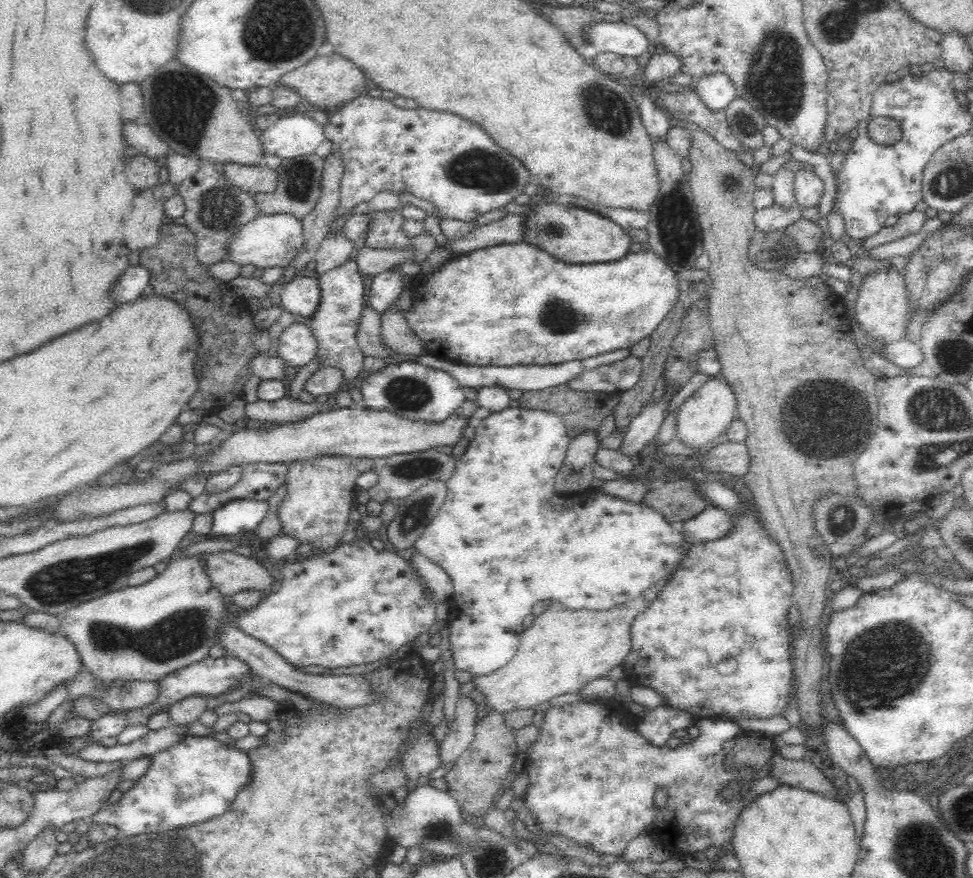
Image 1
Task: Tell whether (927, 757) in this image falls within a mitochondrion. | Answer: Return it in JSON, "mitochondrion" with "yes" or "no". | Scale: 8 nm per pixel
{"mitochondrion":"no"}

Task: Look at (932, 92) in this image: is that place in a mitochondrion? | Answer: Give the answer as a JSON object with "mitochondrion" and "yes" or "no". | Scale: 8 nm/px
{"mitochondrion":"no"}

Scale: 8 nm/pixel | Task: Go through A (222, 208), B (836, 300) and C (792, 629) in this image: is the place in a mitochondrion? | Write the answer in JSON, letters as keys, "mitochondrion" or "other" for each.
{"A":"mitochondrion","B":"other","C":"other"}

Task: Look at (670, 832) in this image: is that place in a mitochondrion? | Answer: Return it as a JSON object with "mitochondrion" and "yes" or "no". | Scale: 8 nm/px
{"mitochondrion":"no"}

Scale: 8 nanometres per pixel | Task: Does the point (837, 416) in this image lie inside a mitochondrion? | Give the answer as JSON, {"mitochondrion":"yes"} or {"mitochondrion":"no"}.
{"mitochondrion":"yes"}

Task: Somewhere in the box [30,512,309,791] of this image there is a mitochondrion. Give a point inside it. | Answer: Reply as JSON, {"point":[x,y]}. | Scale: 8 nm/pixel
{"point":[183,634]}

